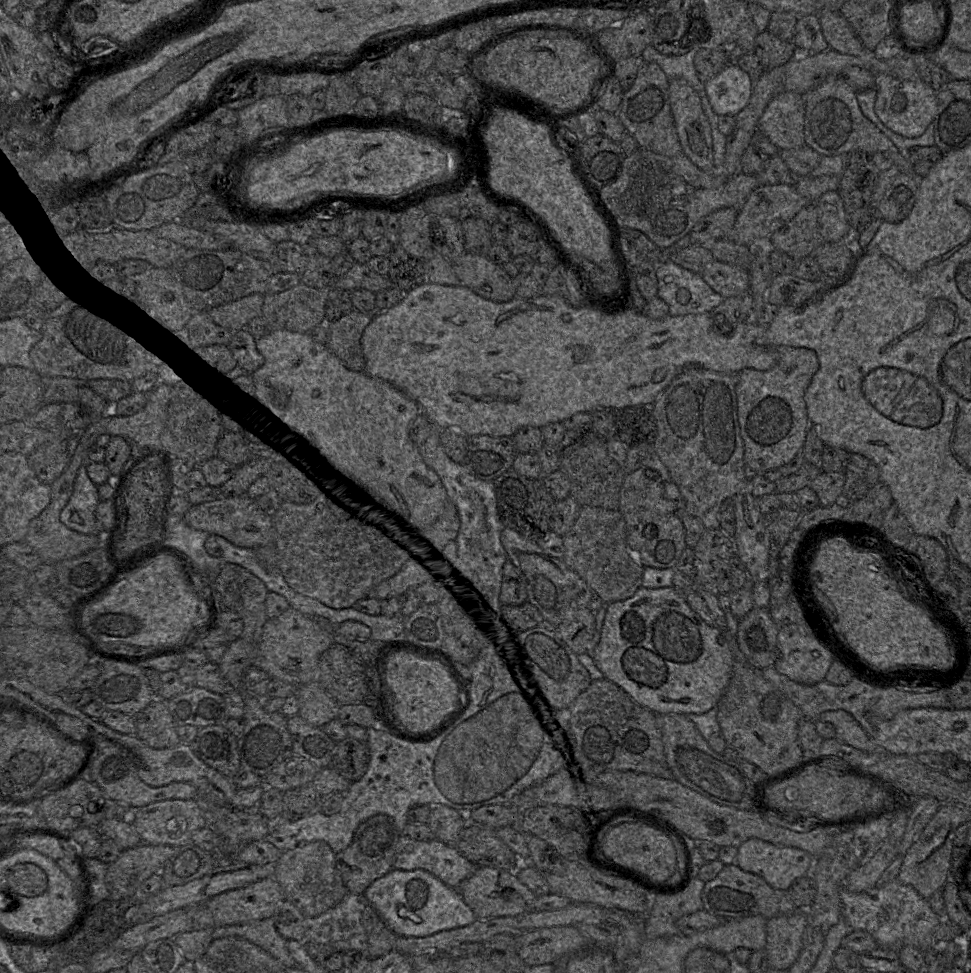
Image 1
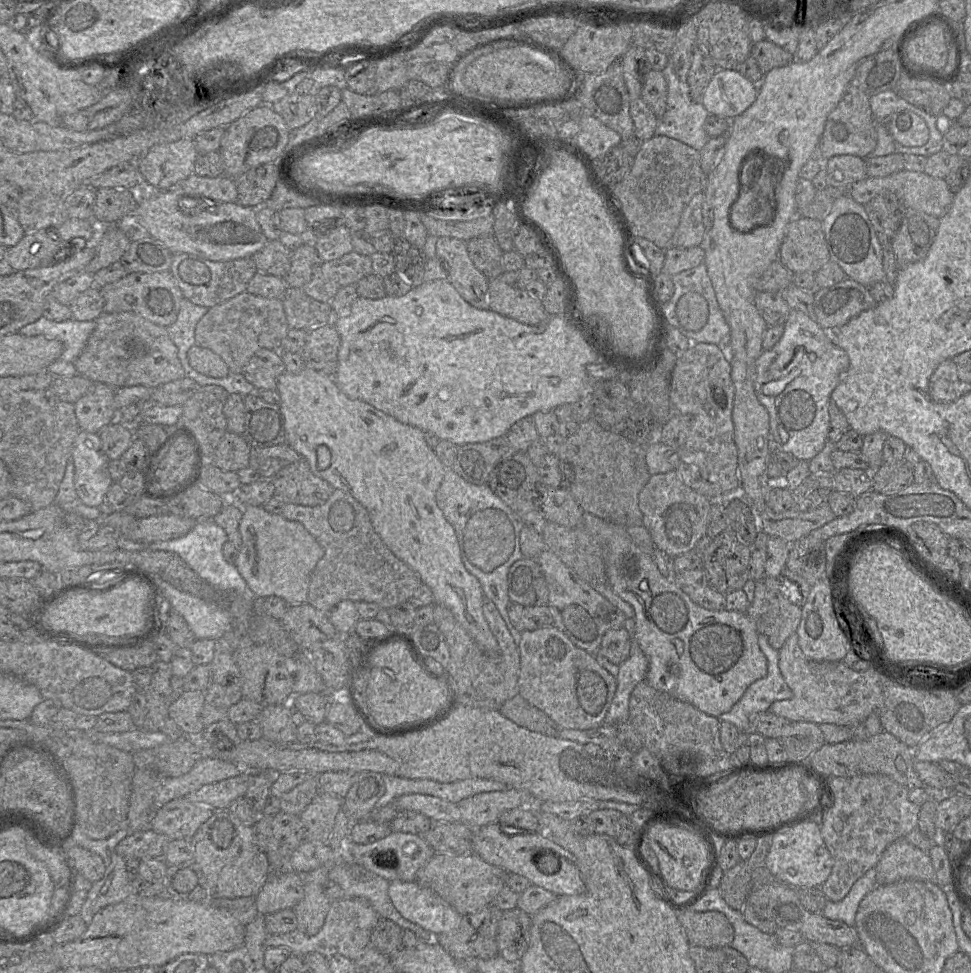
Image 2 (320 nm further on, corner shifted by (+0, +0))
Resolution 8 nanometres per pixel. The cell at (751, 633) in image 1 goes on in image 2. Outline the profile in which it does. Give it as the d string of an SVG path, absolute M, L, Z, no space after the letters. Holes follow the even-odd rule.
M764 576L755 584L753 601L745 612L755 623L758 634L765 635L768 643L779 650L796 632L802 615L802 606L791 603L781 592L777 578Z

